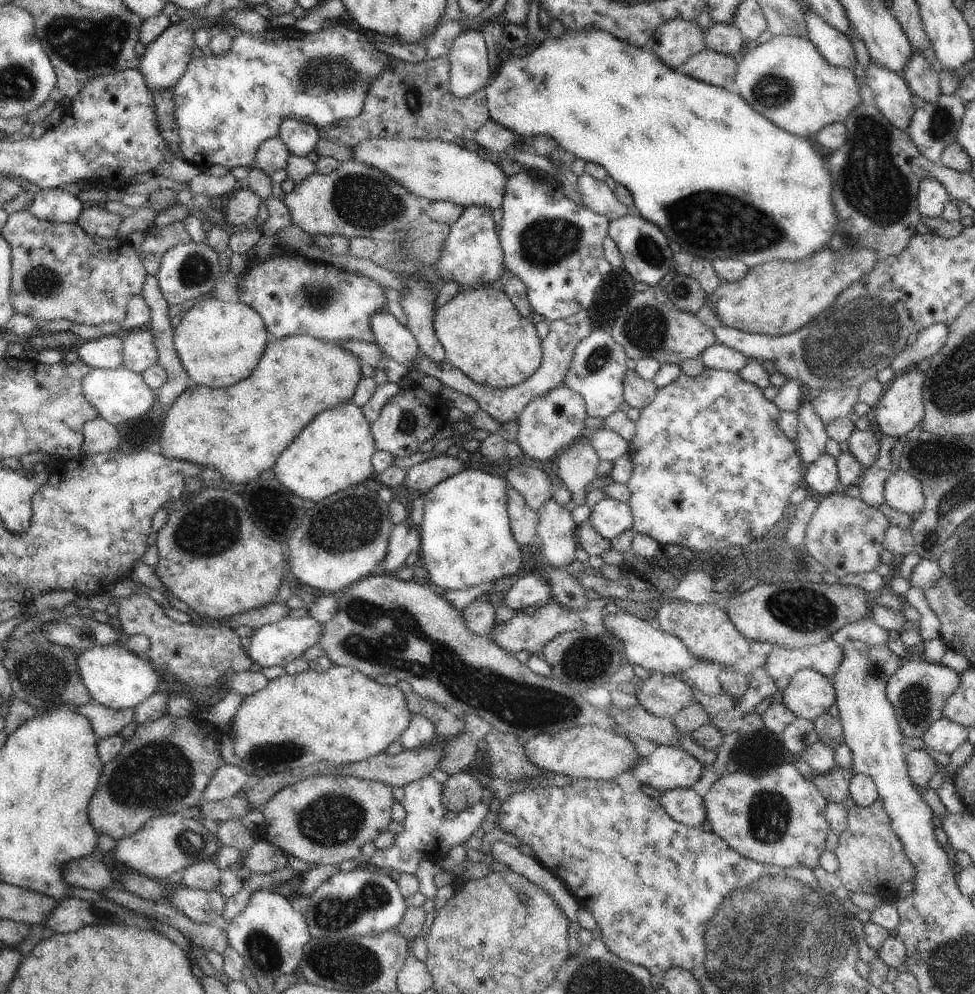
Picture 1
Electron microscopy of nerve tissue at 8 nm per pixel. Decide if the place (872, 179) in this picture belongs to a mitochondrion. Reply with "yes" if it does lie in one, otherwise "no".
yes

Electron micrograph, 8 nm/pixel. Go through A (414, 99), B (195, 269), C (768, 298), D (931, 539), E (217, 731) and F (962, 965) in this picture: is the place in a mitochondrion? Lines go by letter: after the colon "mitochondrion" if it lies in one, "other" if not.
A: mitochondrion
B: mitochondrion
C: other
D: mitochondrion
E: other
F: mitochondrion

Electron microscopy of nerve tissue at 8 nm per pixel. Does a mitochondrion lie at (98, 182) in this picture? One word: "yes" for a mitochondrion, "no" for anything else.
no

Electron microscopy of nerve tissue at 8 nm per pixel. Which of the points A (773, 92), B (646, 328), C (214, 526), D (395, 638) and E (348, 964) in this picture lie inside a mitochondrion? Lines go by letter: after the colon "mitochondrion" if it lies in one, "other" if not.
A: mitochondrion
B: mitochondrion
C: mitochondrion
D: mitochondrion
E: mitochondrion

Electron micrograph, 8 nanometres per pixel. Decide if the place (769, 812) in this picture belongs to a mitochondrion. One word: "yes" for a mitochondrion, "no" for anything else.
yes

